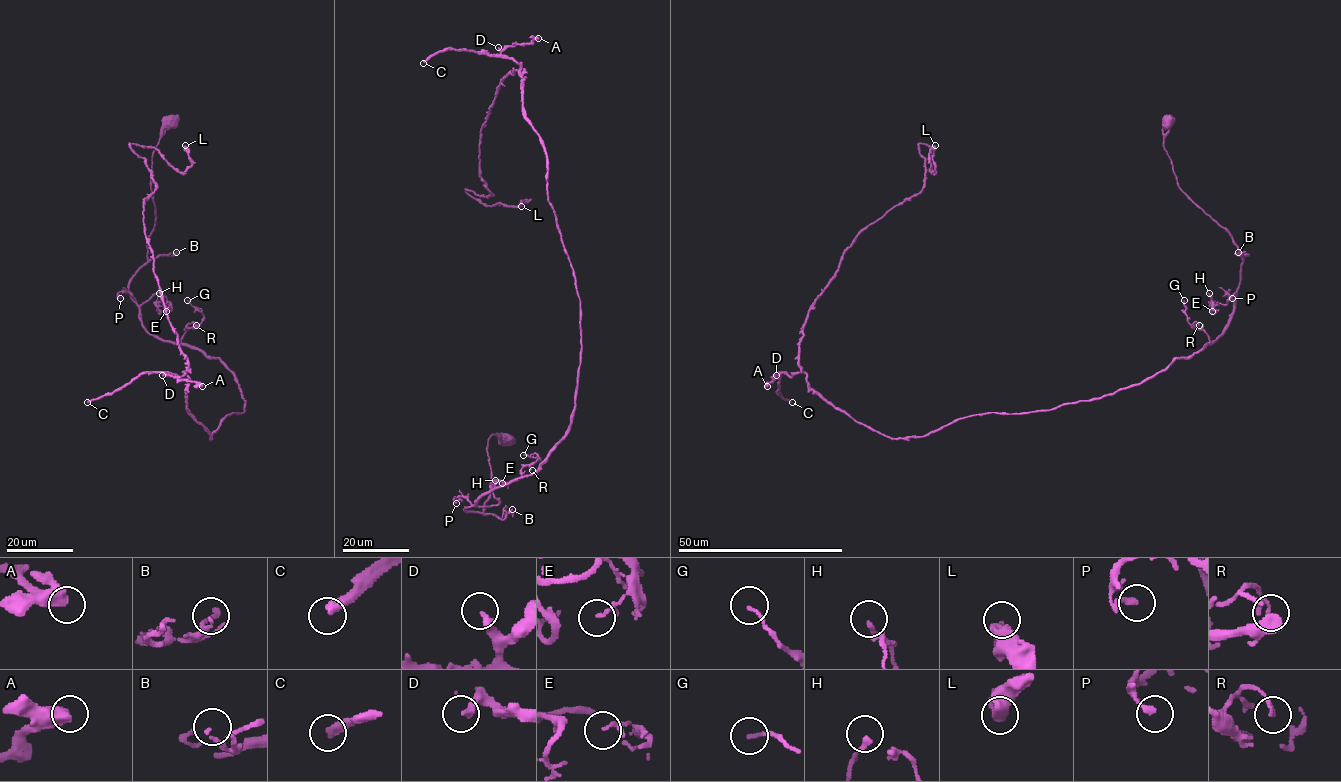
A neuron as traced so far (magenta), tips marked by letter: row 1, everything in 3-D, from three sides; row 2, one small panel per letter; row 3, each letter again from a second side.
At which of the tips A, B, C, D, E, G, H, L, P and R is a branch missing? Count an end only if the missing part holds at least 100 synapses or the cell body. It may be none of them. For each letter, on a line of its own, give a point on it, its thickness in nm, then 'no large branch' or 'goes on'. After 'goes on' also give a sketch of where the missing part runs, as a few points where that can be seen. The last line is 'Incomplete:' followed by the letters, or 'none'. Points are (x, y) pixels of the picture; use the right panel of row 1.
A: (767, 386) | 440 nm | no large branch
B: (1238, 252) | 120 nm | no large branch
C: (792, 402) | 360 nm | goes on | (792, 402), (812, 407), (825, 423), (827, 406), (844, 400), (841, 385), (835, 398), (824, 400)
D: (776, 375) | 280 nm | no large branch
E: (1212, 311) | 180 nm | no large branch
G: (1184, 300) | 120 nm | no large branch
H: (1209, 293) | 140 nm | no large branch
L: (935, 145) | 600 nm | no large branch
P: (1232, 298) | 220 nm | no large branch
R: (1199, 325) | 160 nm | no large branch
Incomplete: C

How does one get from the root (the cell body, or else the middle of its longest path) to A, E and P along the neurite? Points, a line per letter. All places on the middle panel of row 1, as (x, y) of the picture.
A: (505, 439), (488, 441), (483, 514), (466, 511), (532, 475), (575, 405), (576, 277), (501, 53), (538, 38)
E: (505, 439), (493, 434), (488, 441), (491, 490), (483, 514), (465, 509), (496, 505), (491, 483), (502, 483)
P: (505, 439), (493, 434), (488, 441), (491, 490), (483, 514), (466, 511), (471, 504), (463, 496), (456, 503)

